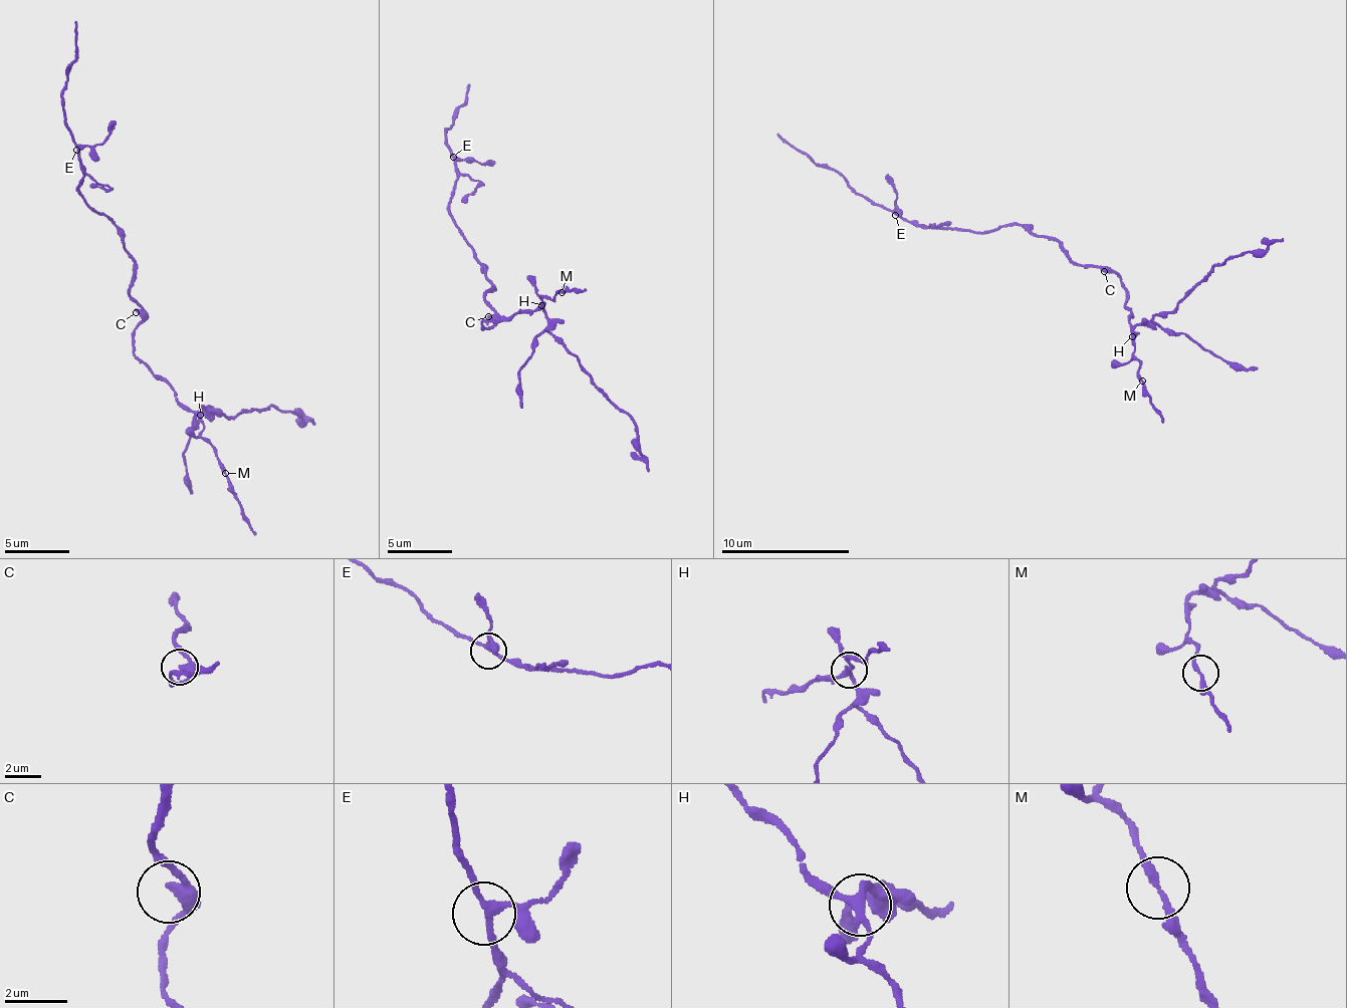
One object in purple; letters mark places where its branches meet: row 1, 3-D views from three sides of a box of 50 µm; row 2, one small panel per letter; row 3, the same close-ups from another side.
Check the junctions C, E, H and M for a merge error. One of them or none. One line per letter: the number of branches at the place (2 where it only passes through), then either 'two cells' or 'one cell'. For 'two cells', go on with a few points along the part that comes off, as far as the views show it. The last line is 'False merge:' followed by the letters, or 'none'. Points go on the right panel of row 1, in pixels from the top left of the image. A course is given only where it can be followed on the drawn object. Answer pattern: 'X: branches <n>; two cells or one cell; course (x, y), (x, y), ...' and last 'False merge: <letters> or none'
C: branches 2; one cell
E: branches 3; one cell
H: branches 3; two cells; course (1131, 337), (1156, 315), (1173, 309), (1215, 266), (1233, 258), (1265, 253), (1284, 238)
M: branches 2; one cell
False merge: H

